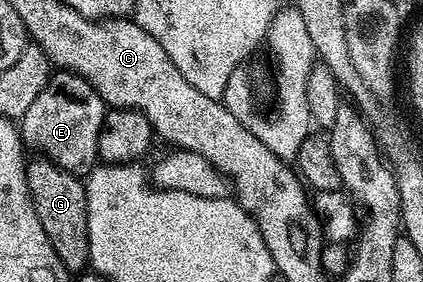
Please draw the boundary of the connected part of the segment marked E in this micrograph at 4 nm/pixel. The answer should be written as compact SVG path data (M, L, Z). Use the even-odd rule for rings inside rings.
M56 71L49 77L46 87L42 87L38 99L30 103L26 115L19 118L18 128L25 146L32 148L33 145L37 154L66 171L79 174L80 169L87 170L97 164L98 131L105 112L104 100L86 79L77 73Z

